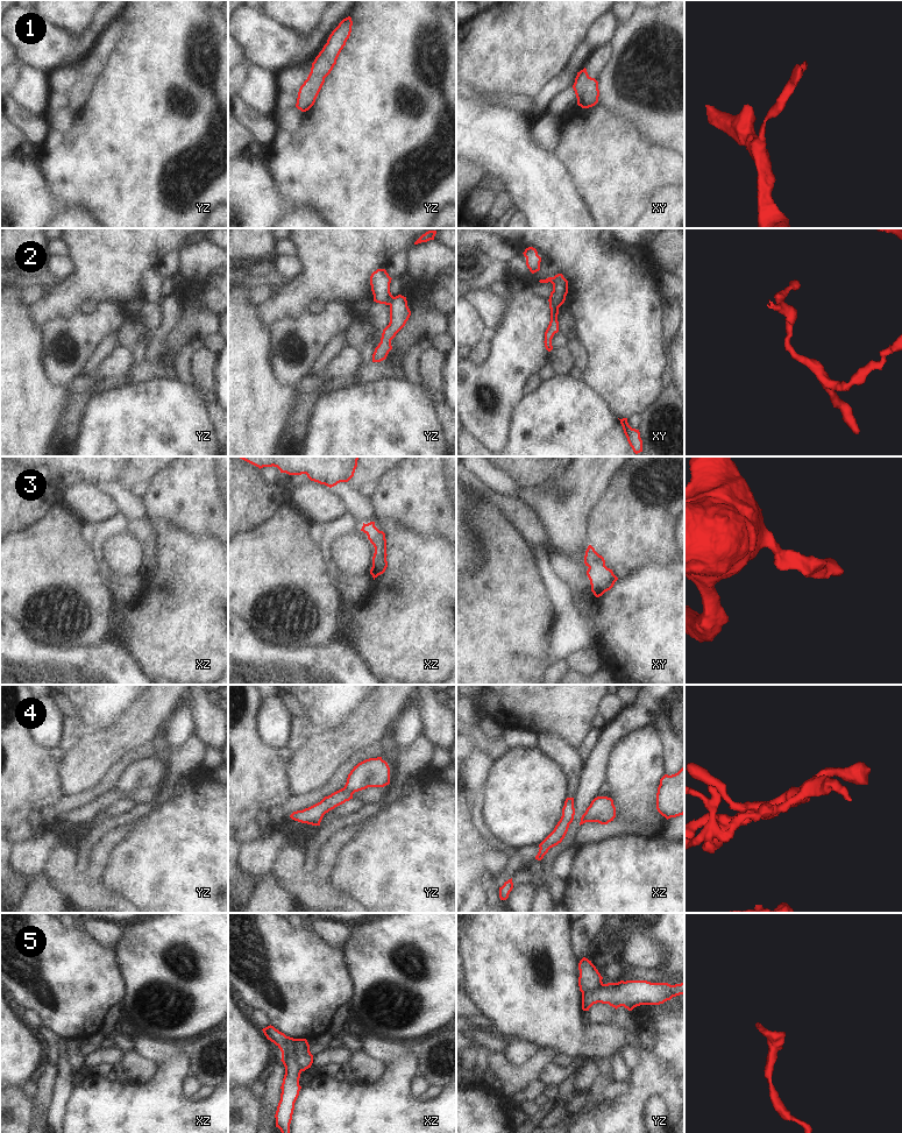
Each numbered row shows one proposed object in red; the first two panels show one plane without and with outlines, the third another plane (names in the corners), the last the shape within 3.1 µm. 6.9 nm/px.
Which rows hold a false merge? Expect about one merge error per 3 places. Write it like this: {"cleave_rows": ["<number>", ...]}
{"cleave_rows": ["2", "5"]}

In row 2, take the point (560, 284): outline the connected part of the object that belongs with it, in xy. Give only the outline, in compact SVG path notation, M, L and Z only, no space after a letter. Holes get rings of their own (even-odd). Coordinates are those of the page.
M557 274L554 277L540 279L539 282L551 282L553 284L553 291L551 292L548 302L560 307L564 303L566 296L568 293L568 281L563 277L563 275Z

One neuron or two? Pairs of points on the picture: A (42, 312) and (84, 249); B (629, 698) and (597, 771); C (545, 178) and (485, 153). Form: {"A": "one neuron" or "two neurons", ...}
{"A": "one neuron", "B": "two neurons", "C": "one neuron"}

